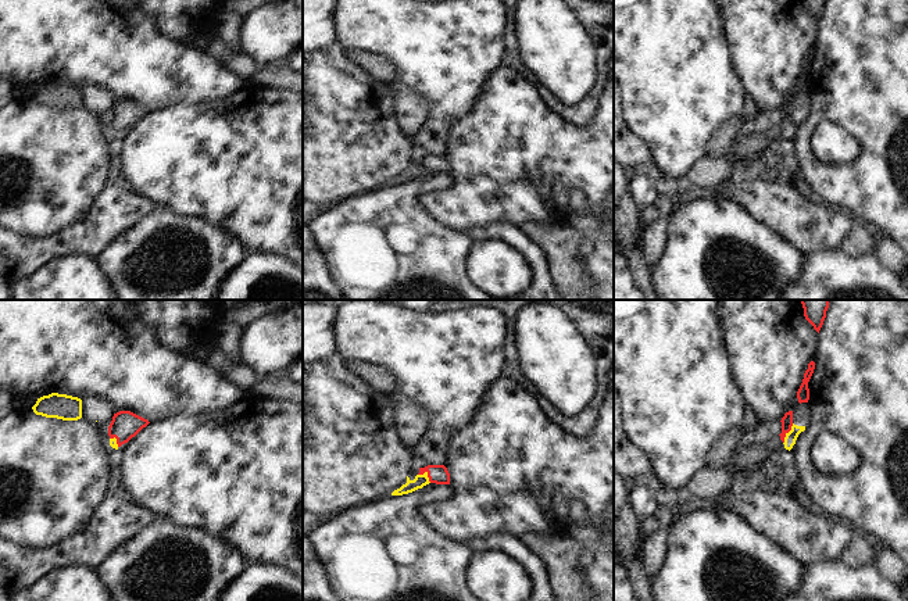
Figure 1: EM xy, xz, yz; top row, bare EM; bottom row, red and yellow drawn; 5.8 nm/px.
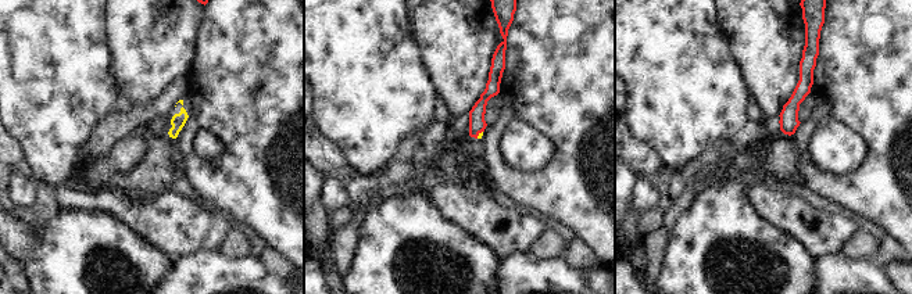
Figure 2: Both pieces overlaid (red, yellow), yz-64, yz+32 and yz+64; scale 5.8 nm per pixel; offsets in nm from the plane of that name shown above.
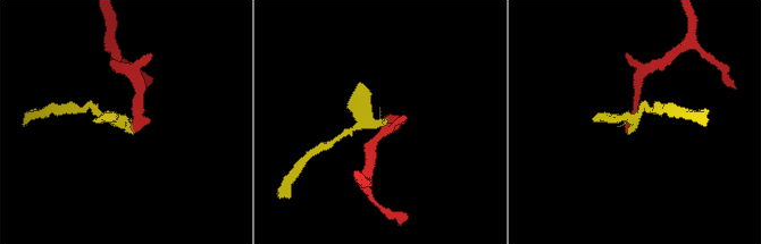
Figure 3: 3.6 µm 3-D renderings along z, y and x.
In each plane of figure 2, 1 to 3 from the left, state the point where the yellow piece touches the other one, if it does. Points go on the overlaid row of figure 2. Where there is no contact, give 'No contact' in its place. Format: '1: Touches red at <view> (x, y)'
1: No contact
2: Touches red at yz+32 (478, 135)
3: No contact.

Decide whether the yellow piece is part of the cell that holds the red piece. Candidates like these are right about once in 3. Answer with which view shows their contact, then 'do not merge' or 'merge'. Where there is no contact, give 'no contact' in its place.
meets red in yz; do not merge

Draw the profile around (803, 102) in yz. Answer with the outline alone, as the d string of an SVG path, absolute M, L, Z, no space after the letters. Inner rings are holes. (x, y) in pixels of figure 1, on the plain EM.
M808 92L798 93L793 100L793 115L784 126L784 137L791 139L796 129L802 124L812 112L812 96Z

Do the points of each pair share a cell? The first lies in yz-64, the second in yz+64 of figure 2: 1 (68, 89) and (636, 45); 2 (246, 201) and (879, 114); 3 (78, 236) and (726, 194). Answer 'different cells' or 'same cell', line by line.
1: same cell
2: same cell
3: same cell

